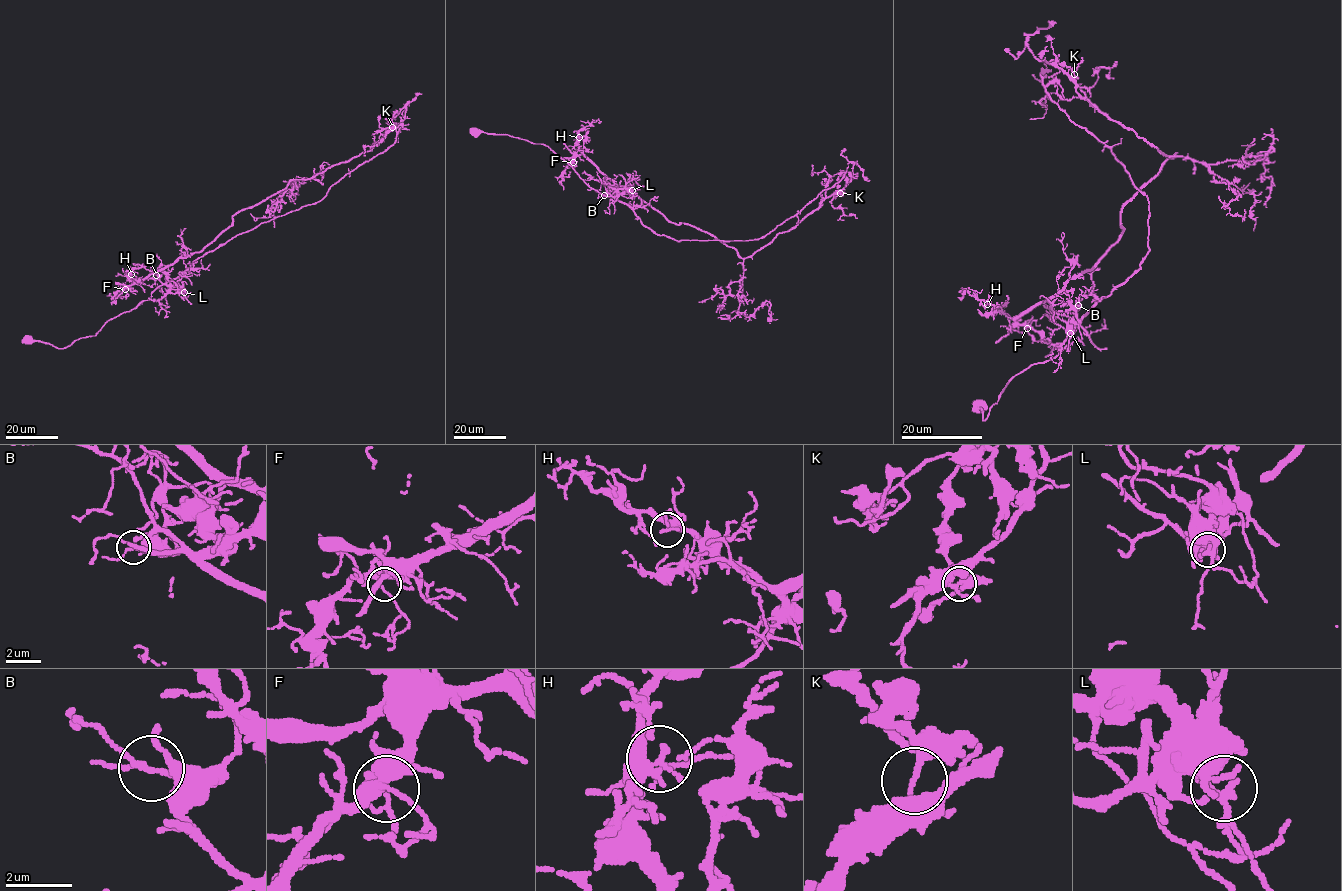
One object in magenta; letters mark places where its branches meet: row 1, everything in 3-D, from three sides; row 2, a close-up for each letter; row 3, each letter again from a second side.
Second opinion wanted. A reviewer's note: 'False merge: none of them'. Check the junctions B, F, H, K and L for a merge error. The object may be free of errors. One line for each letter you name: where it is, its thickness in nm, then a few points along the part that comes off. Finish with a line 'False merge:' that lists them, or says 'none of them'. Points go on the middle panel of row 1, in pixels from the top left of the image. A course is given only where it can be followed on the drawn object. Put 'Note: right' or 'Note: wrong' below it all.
K: place (840, 193); calibre 170 nm; course (840, 193), (844, 173), (758, 239), (678, 241), (591, 188), (542, 144), (470, 132)
False merge: K
Note: wrong

